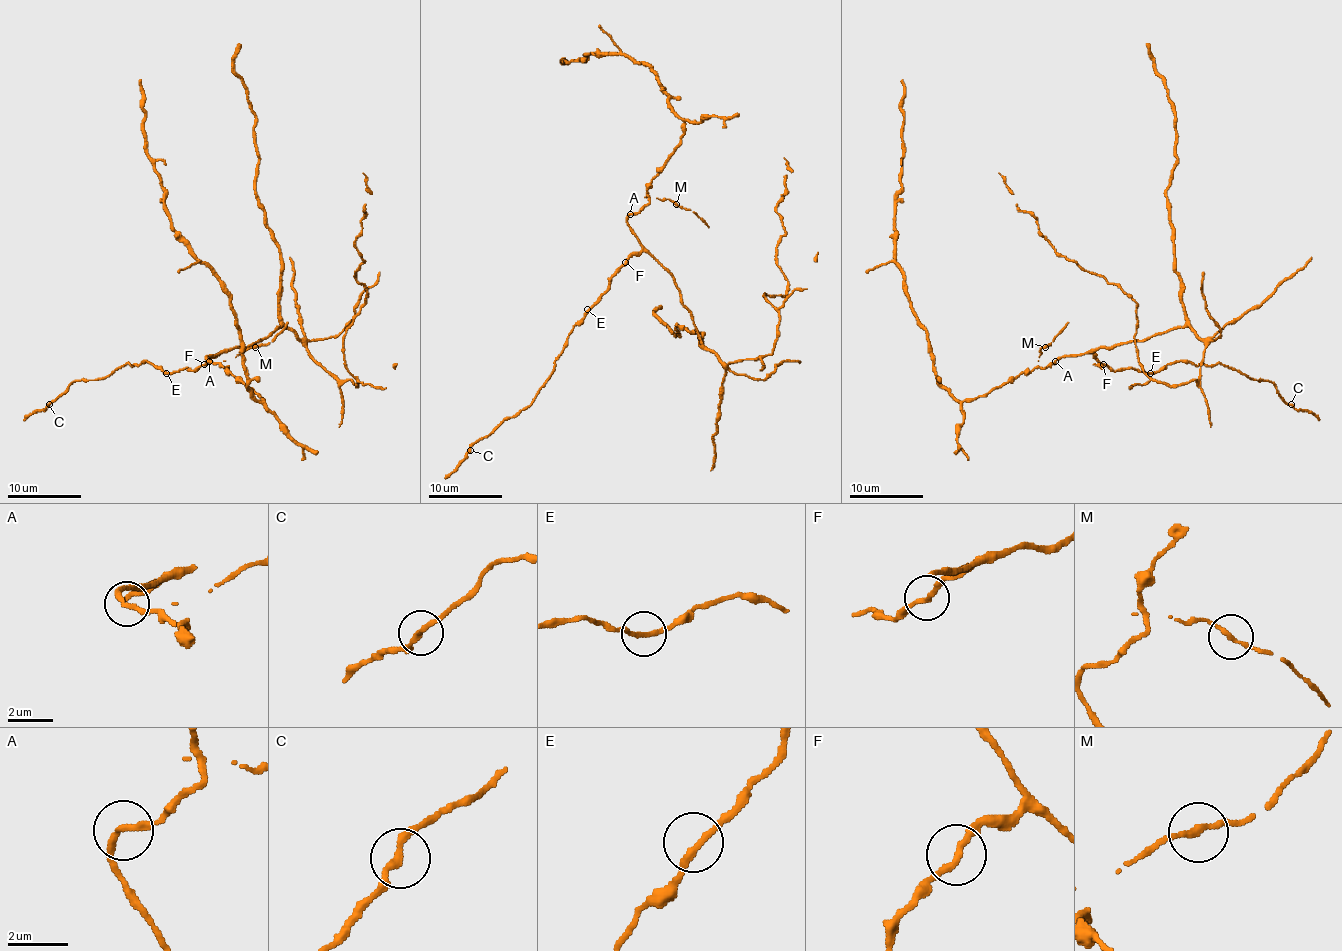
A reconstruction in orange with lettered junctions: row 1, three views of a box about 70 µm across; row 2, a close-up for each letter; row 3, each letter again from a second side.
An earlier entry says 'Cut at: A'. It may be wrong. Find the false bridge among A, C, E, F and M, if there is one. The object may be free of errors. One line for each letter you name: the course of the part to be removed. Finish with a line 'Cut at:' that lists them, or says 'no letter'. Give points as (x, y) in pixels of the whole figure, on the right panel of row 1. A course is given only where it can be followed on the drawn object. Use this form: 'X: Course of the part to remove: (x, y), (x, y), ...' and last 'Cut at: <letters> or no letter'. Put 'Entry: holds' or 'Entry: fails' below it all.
A: Course of the part to remove: (1055, 360), (963, 400), (938, 380), (927, 329), (895, 261), (901, 80)
Cut at: A
Entry: holds

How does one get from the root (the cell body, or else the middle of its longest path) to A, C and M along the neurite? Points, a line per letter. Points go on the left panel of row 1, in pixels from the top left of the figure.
A: (232, 347), (217, 355), (208, 355), (208, 360)
C: (232, 347), (195, 369), (184, 367), (173, 373), (148, 362), (126, 364), (100, 378), (74, 380), (49, 404)
M: (232, 347), (206, 356), (228, 367), (225, 360), (256, 347)

